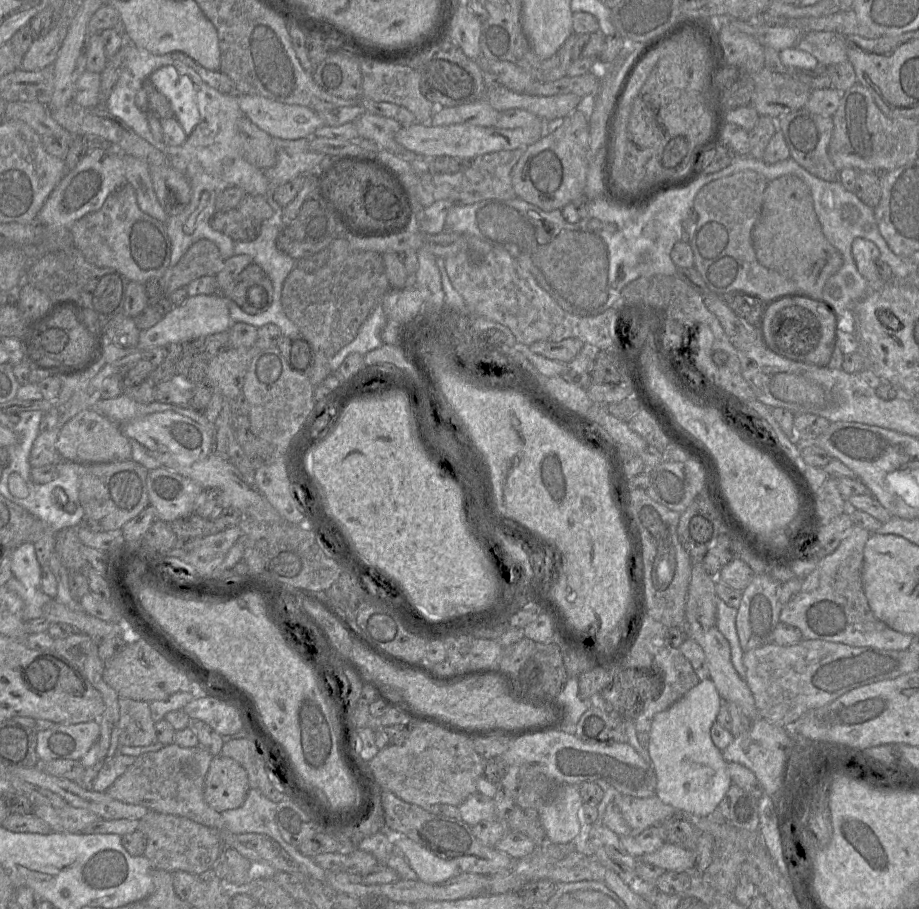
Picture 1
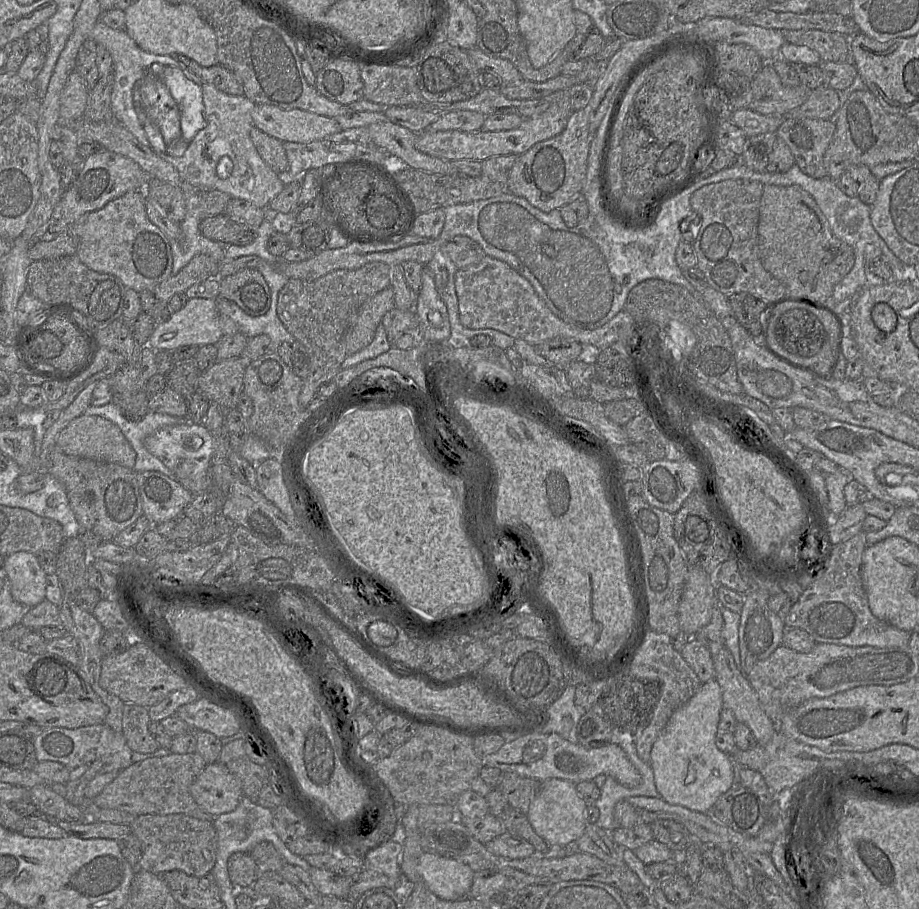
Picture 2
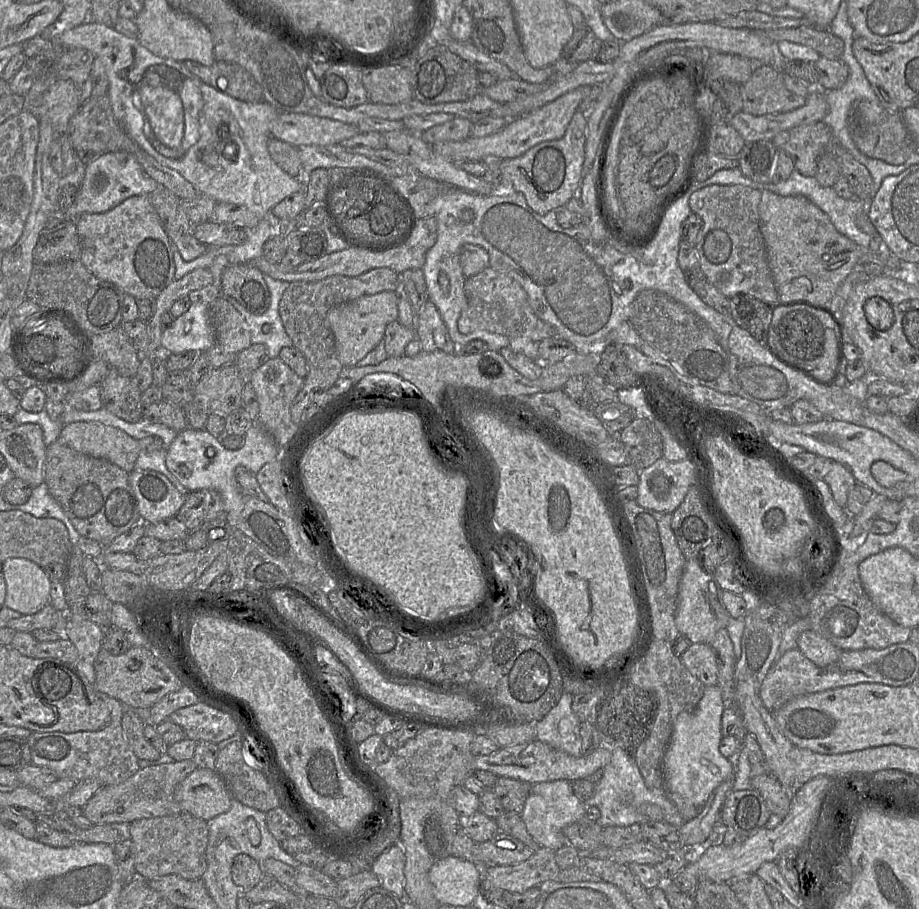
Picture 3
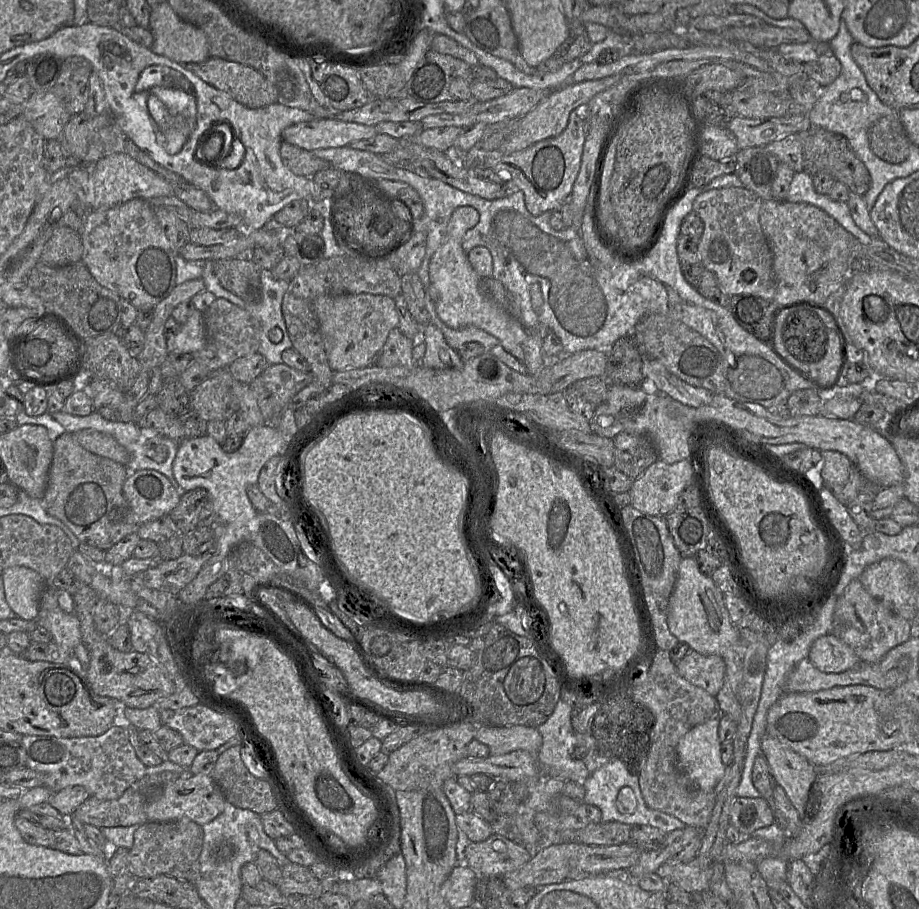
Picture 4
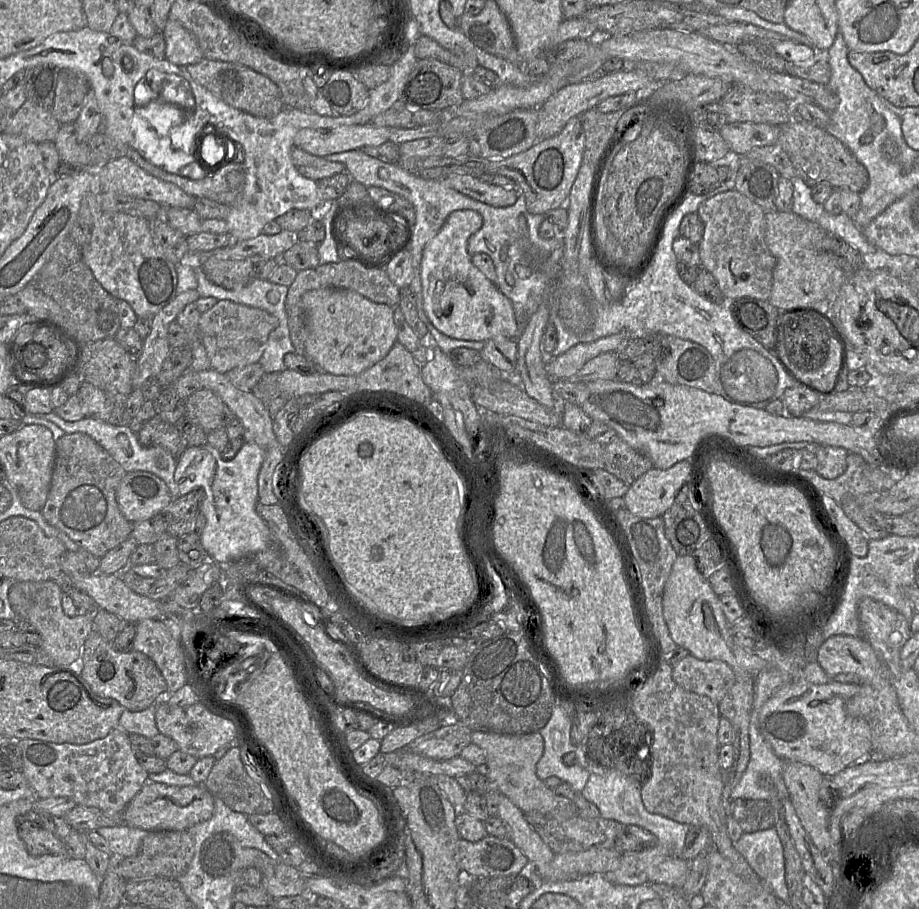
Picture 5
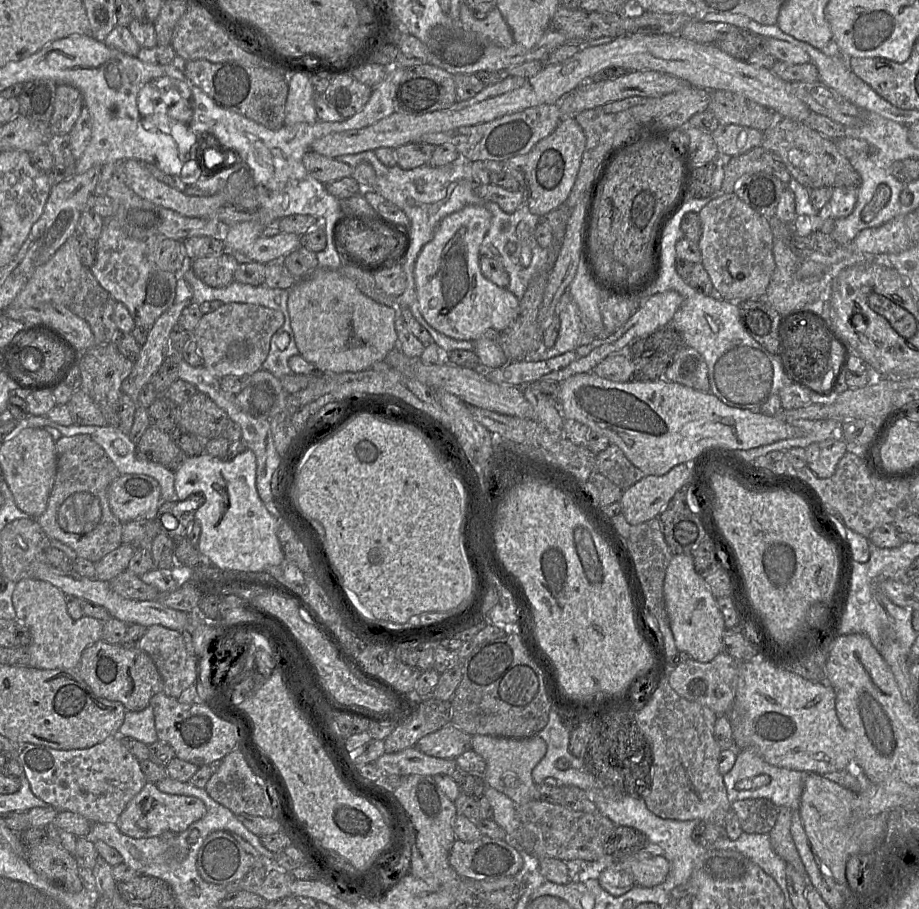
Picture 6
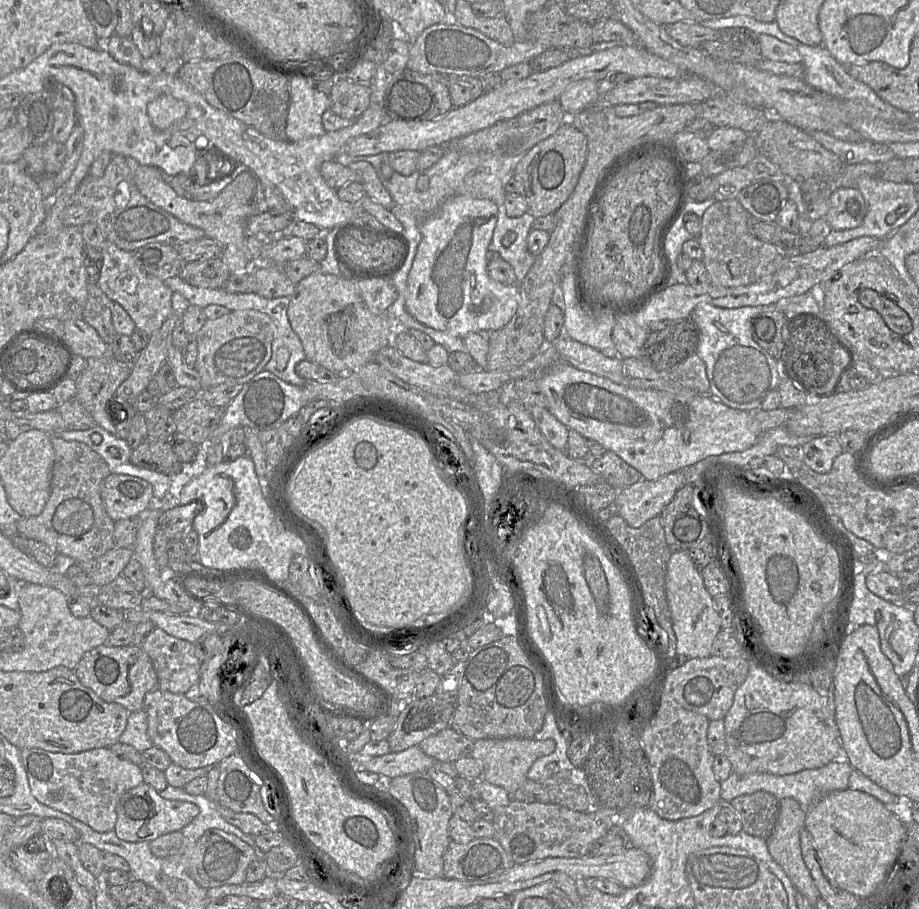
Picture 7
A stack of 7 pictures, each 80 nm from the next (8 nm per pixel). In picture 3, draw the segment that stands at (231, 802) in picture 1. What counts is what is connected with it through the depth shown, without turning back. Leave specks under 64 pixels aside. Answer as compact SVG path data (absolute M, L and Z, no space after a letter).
M196 768L178 784L174 799L182 812L208 821L230 809L232 795L215 770Z

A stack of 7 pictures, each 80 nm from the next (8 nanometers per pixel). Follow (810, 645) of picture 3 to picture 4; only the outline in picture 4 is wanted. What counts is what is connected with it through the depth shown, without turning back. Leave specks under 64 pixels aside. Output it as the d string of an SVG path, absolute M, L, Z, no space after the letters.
M833 634L816 639L811 645L808 659L824 673L841 673L854 668L861 661L849 645Z

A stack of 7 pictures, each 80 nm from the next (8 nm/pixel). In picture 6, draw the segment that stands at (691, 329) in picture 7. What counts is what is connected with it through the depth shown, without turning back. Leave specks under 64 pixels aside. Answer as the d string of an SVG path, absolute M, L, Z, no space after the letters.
M670 326L658 329L640 339L634 339L630 342L623 352L614 354L623 354L634 366L634 379L641 381L652 381L663 378L667 367L672 363L677 351L685 346L680 334Z

